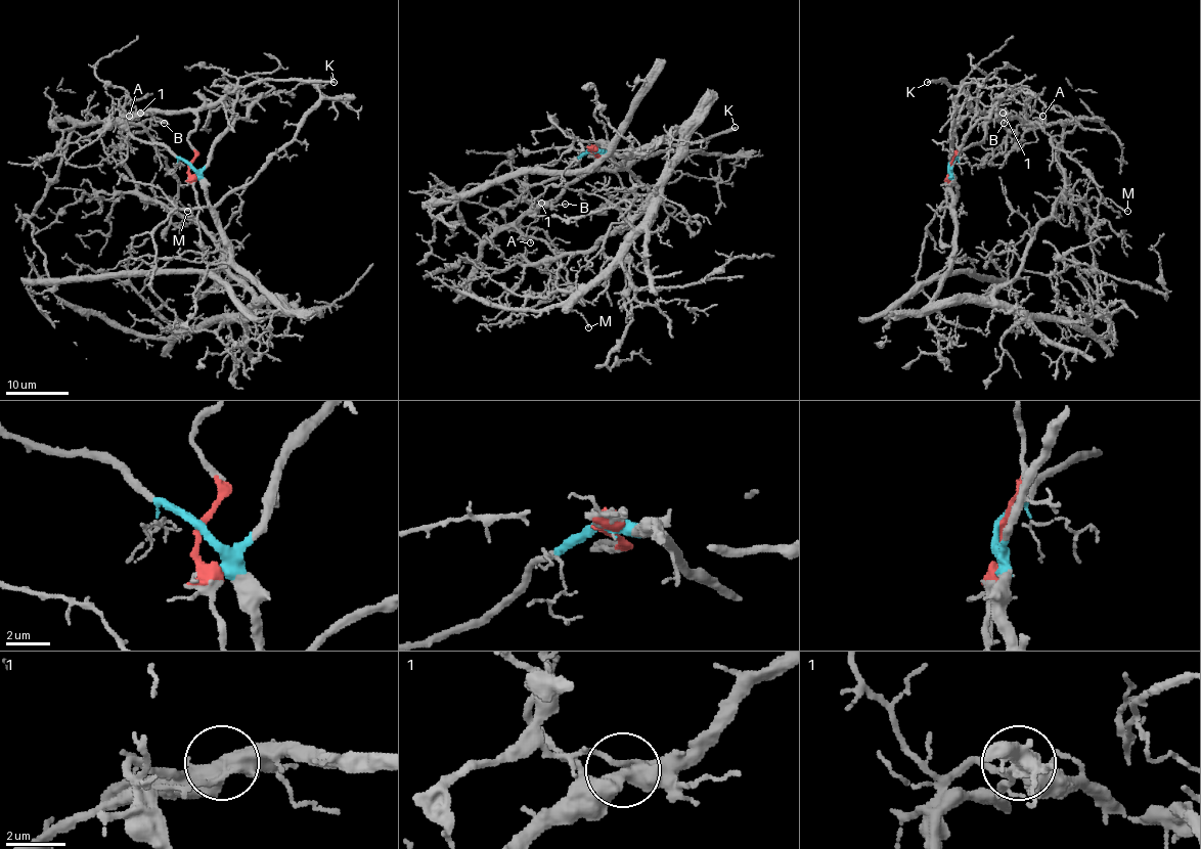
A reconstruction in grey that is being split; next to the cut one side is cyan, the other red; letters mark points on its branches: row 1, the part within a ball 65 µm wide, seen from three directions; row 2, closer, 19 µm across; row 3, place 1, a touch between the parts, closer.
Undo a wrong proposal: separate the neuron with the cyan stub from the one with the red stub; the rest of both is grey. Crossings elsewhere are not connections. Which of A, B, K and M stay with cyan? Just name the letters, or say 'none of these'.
none of these

